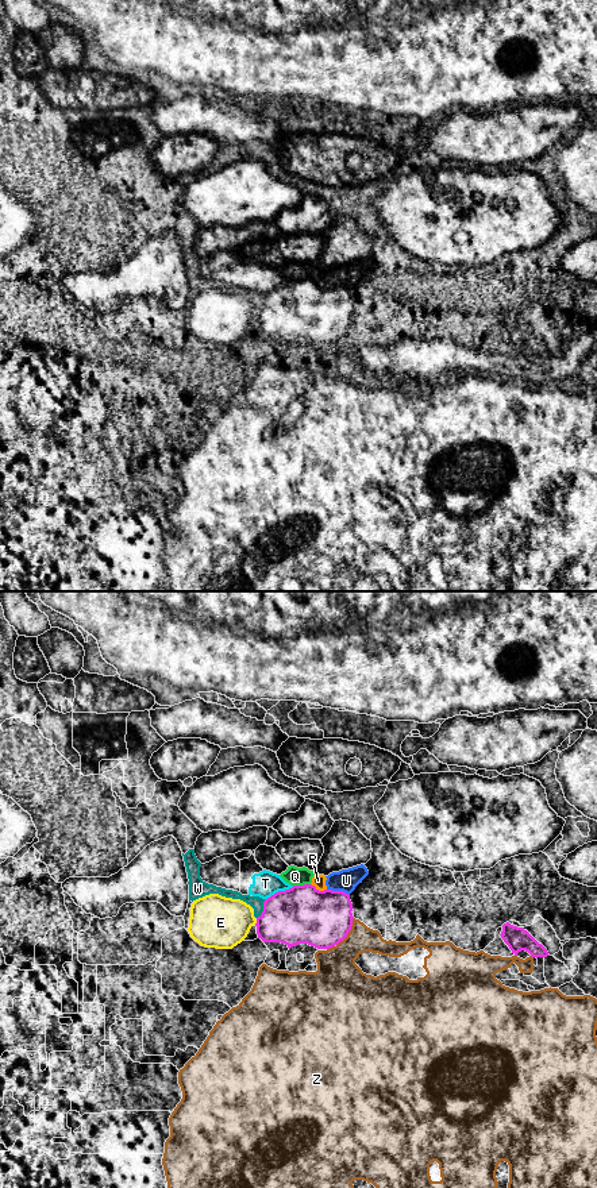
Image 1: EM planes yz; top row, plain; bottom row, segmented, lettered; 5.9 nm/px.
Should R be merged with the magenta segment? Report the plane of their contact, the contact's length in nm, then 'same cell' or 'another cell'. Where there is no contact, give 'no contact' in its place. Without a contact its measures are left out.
meets magenta in yz; contact 100 nm long; another cell

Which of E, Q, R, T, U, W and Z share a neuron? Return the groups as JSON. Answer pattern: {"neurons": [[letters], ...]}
{"neurons": [["E"], ["Q", "R", "U"], ["T"], ["W"], ["Z"]]}

